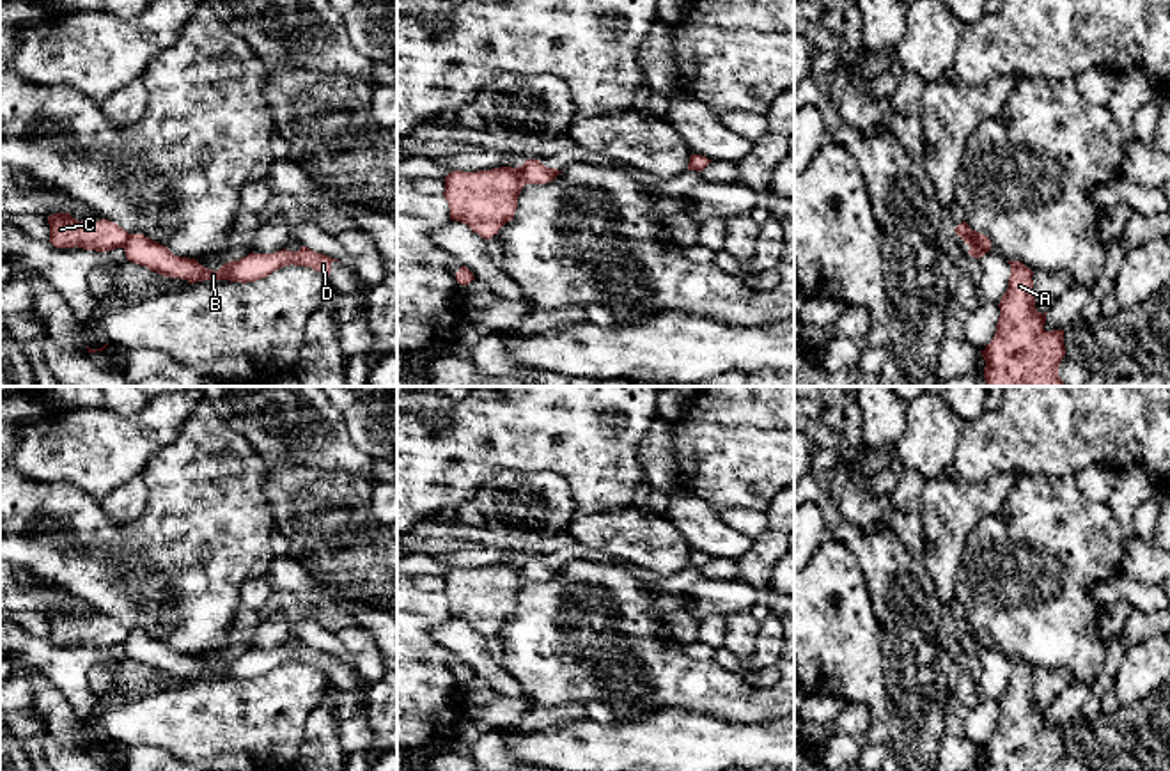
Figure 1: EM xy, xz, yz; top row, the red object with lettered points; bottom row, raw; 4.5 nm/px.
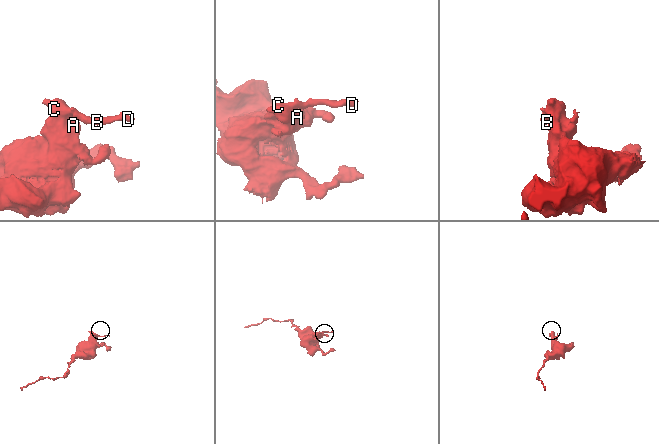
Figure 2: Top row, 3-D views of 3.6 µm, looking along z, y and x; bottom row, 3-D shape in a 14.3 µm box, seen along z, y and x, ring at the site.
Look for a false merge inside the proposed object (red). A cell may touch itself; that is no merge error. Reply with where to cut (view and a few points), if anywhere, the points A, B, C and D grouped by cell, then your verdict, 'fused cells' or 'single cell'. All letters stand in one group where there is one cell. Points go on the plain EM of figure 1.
cut xz (520, 564), (520, 571), (527, 580); groups A C / B D; fused cells

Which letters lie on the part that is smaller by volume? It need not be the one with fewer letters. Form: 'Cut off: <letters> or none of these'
Cut off: B, D

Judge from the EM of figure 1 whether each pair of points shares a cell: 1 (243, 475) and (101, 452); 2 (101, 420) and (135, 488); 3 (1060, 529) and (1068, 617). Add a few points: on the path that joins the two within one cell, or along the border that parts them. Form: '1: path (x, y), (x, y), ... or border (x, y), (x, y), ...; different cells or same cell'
1: border (179, 431), (149, 461), (142, 474); different cells
2: border (142, 474), (124, 481), (100, 500); different cells
3: path (1060, 550), (1060, 557), (1068, 564), (1068, 596); same cell

